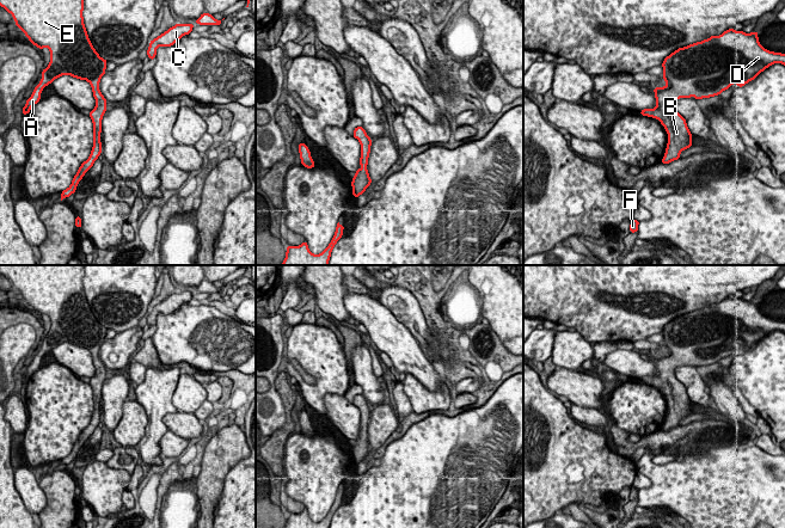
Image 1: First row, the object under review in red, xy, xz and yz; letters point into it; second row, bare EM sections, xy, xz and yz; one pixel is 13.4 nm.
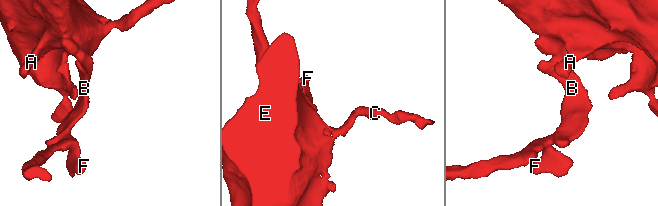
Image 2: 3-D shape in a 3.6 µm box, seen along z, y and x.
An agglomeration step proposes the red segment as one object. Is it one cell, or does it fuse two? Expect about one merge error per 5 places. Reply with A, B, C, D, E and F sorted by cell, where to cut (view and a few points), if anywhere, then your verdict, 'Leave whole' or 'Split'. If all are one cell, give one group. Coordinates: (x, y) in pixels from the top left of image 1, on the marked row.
Groups: A B C D E F. No split. Leave whole

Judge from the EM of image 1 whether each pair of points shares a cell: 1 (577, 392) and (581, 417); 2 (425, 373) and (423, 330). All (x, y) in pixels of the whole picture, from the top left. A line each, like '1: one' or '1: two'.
1: two
2: two

